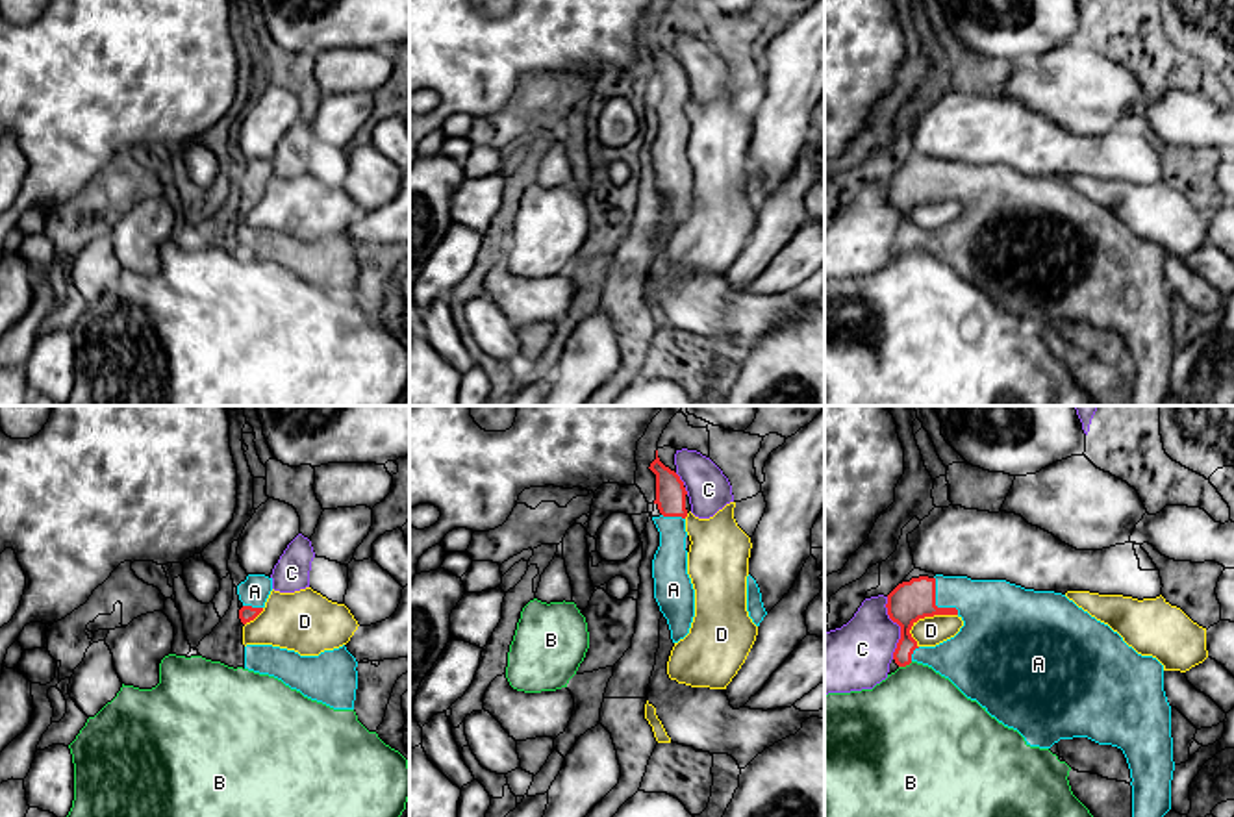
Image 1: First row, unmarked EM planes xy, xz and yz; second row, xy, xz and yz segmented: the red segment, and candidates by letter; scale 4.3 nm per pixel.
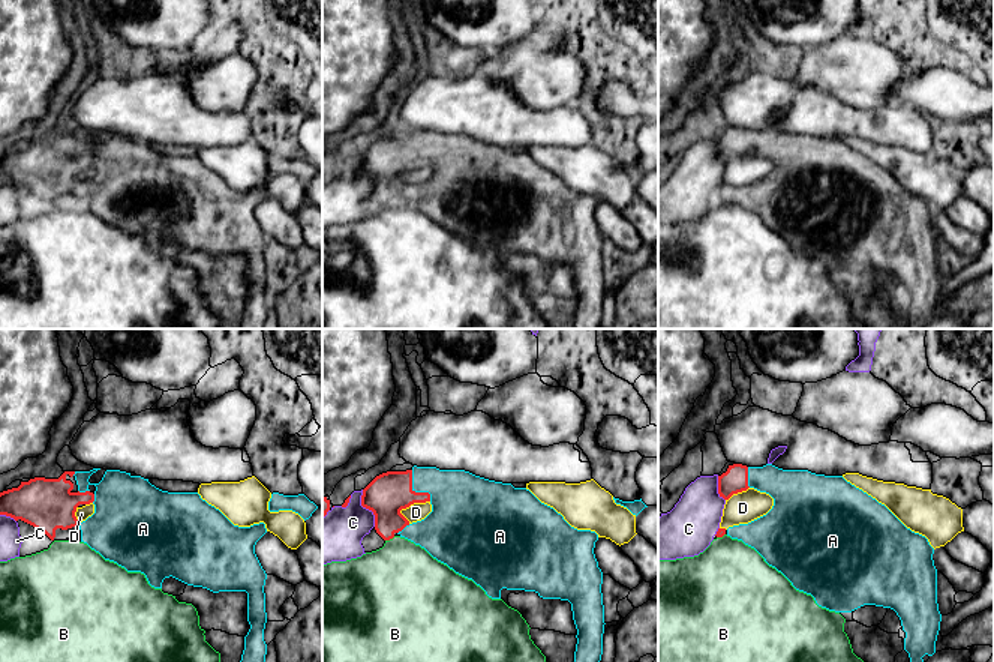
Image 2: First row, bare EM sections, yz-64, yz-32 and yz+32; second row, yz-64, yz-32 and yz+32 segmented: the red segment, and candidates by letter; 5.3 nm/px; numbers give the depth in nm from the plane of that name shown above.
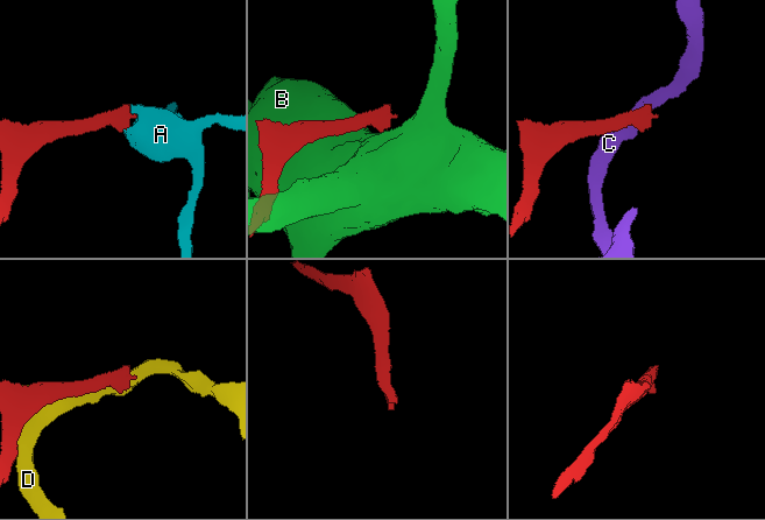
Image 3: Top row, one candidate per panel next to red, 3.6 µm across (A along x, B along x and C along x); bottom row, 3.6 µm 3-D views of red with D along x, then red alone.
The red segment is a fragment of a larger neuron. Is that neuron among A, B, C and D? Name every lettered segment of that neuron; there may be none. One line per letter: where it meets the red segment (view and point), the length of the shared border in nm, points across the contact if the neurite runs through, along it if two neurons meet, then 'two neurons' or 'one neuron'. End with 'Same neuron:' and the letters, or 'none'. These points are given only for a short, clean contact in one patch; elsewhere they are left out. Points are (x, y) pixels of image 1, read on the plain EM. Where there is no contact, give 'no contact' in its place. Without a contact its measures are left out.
A: contact yz (934, 188); length 200 nm; one neuron
B: contact yz (905, 251); length 70 nm; two neurons
C: contact yz (901, 213); length 280 nm; two neurons
D: contact yz (931, 201); length 240 nm; border yz (956, 199), (925, 201), (908, 217); two neurons
Same neuron: A

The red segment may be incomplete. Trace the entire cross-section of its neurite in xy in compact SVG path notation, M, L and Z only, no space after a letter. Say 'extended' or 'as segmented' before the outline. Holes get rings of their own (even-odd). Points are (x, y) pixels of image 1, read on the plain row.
extended; M248 159L246 165L237 170L237 180L243 187L243 193L239 195L243 209L254 206L263 196L271 176L272 163L265 159Z

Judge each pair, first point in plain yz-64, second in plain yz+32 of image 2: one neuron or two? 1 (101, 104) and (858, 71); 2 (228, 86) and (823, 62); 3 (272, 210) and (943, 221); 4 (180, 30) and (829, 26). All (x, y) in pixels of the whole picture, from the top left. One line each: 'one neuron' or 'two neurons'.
1: two neurons
2: one neuron
3: one neuron
4: one neuron

